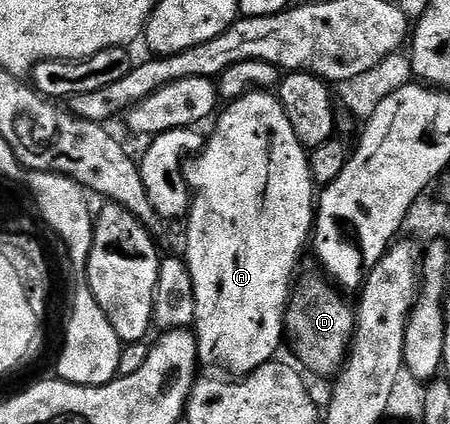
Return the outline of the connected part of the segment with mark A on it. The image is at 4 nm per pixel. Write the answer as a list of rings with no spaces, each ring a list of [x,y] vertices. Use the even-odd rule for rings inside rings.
[[[257,92],[242,96],[236,102],[227,103],[222,113],[215,119],[216,127],[212,135],[207,135],[204,149],[199,151],[196,163],[189,165],[186,170],[186,181],[190,191],[190,205],[186,215],[188,222],[188,243],[182,251],[188,264],[188,271],[194,284],[194,300],[196,301],[196,321],[194,333],[196,336],[196,348],[201,363],[221,362],[233,370],[233,375],[243,376],[251,374],[262,364],[273,361],[277,357],[276,349],[280,341],[286,338],[286,315],[290,295],[293,293],[292,277],[296,274],[296,265],[300,262],[300,253],[304,245],[309,245],[310,235],[314,230],[314,207],[318,202],[318,190],[312,181],[312,167],[310,165],[309,151],[294,136],[294,128],[290,128],[290,120],[286,120],[286,112],[282,108],[279,97],[272,92]]]

